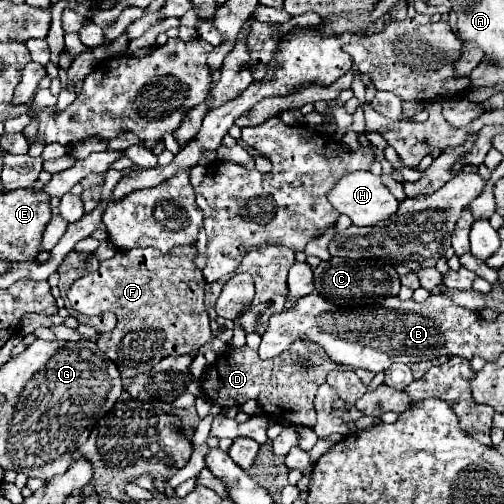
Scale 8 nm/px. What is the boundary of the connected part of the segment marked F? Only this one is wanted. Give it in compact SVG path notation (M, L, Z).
M136 247L130 251L118 251L112 259L102 261L100 269L88 273L74 281L68 291L68 301L72 309L87 315L96 316L104 311L112 311L118 317L114 331L98 335L96 343L100 351L114 361L124 381L134 379L136 375L154 369L168 355L186 355L198 351L206 341L212 339L210 319L204 307L204 277L202 271L194 265L196 247L184 247L182 251L174 251L174 255L162 255L154 247Z

